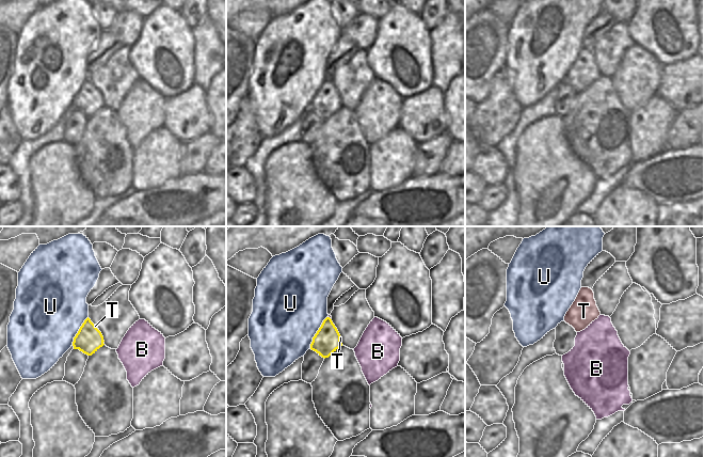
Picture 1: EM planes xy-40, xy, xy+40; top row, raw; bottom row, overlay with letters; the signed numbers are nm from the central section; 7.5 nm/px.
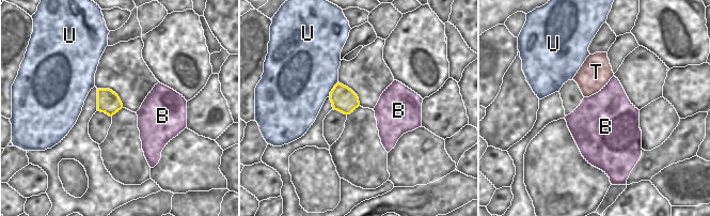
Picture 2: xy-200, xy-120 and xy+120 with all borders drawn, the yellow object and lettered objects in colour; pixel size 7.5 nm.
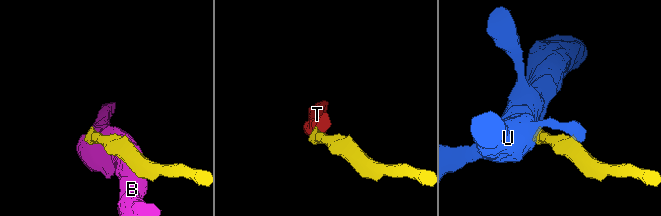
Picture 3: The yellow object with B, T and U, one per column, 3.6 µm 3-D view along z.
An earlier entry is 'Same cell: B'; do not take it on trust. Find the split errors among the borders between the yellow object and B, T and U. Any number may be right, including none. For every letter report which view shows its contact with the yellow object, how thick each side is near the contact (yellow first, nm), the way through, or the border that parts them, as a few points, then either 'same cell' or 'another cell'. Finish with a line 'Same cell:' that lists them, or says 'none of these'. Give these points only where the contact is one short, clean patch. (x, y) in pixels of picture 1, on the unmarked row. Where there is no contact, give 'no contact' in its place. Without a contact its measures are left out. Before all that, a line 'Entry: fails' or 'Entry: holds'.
Entry: fails
B: no contact | another cell
T: xy-40 | 200/20 nm | same cell
U: xy | 200/480 nm | along xy (326, 77), (313, 98), (309, 108) | another cell
Same cell: T

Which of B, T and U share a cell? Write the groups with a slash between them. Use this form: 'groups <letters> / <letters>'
groups B / T / U

